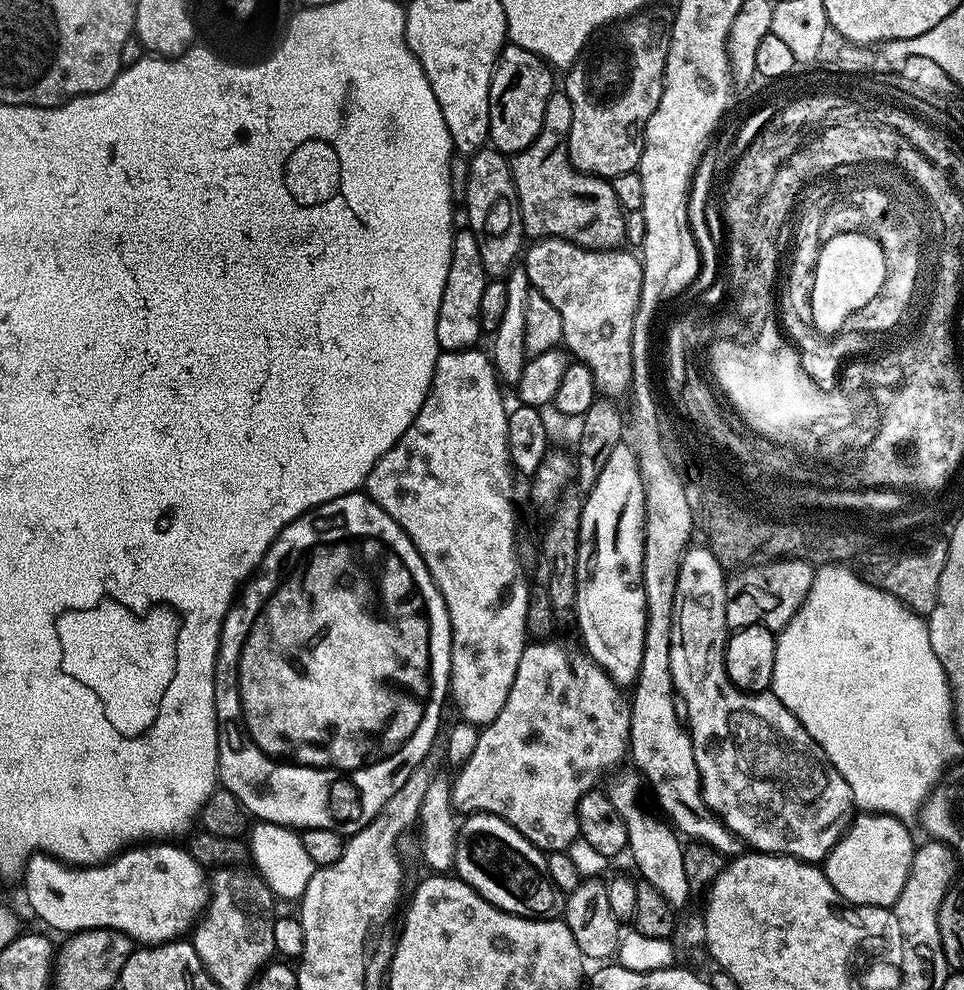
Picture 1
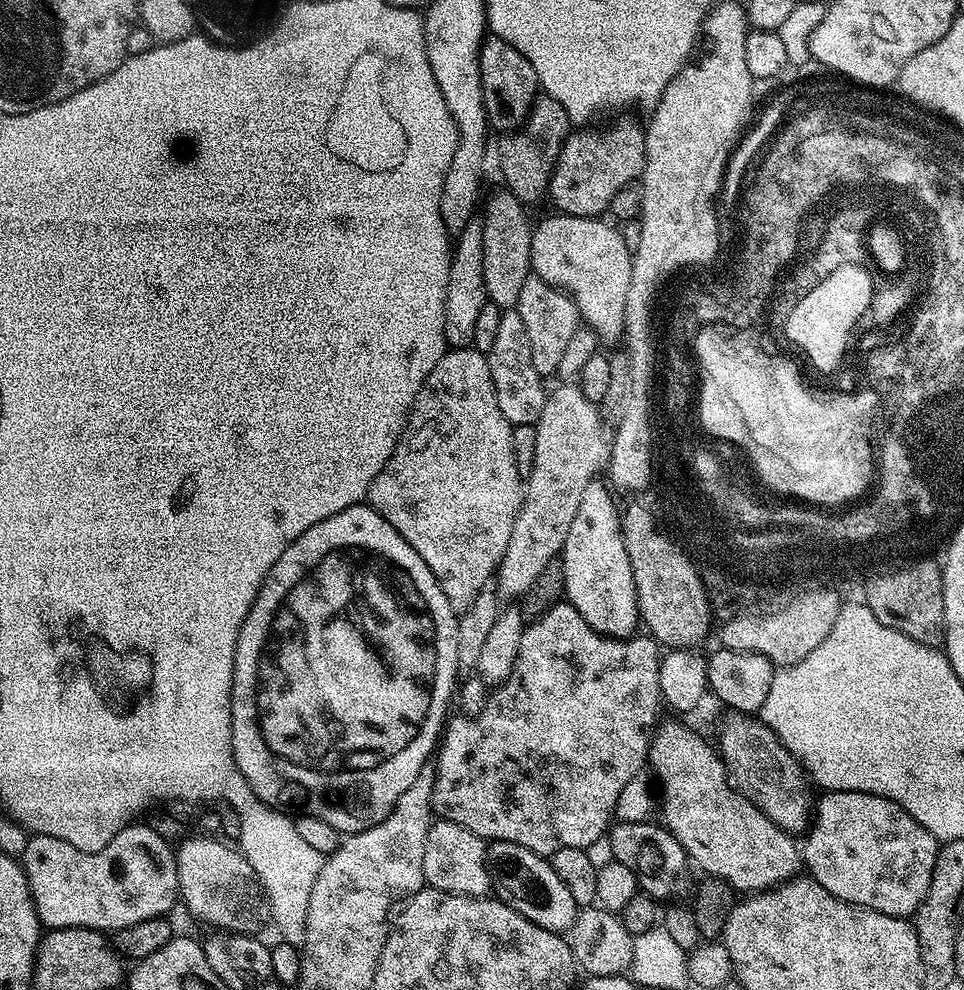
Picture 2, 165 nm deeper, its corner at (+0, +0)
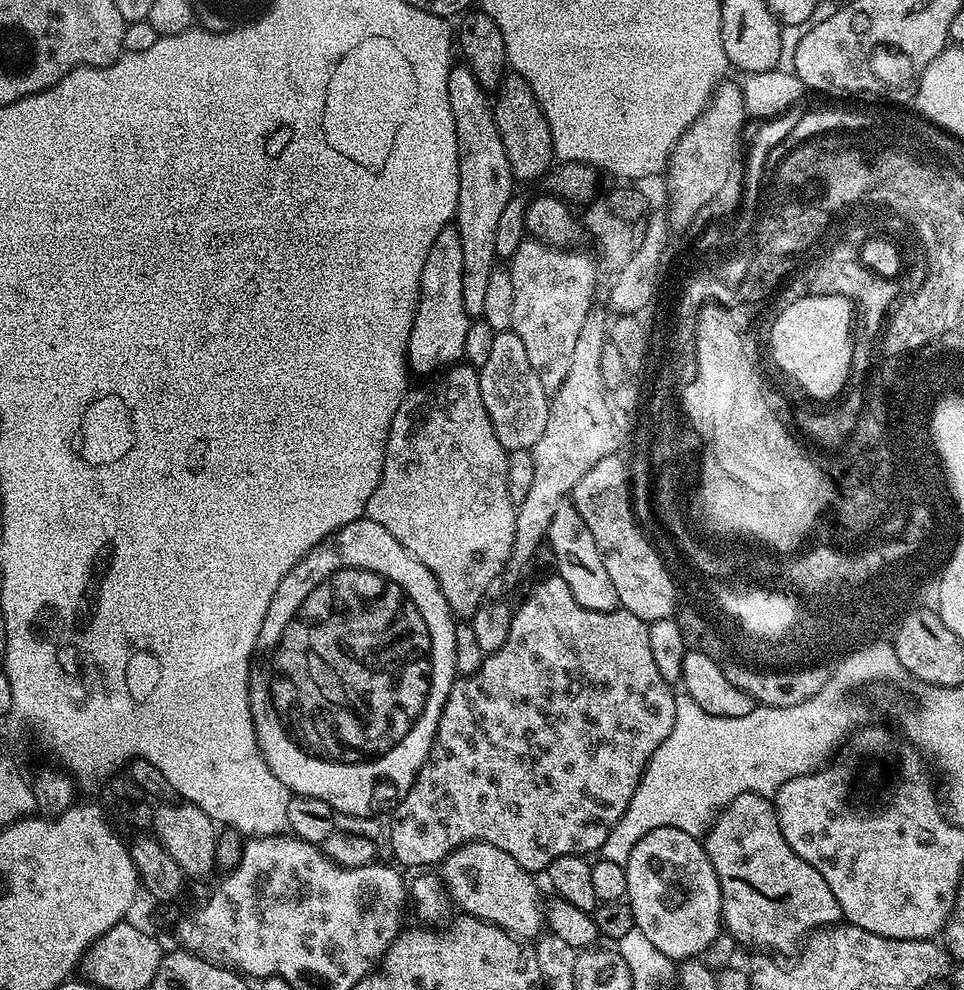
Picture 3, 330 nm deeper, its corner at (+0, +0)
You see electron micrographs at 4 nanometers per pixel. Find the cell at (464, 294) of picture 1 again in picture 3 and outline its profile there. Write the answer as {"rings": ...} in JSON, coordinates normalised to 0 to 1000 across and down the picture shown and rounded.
{"rings":[[[477,63],[465,72],[463,91],[467,91],[467,111],[471,115],[477,157],[477,187],[471,228],[479,240],[479,309],[487,321],[501,320],[500,308],[508,290],[508,277],[517,269],[512,240],[521,212],[533,200],[533,179],[525,164],[525,147],[517,135],[510,114],[512,105],[507,90],[492,79],[485,66]]]}

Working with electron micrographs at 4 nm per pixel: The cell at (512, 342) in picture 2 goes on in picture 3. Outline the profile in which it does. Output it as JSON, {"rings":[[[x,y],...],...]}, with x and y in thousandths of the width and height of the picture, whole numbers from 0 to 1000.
{"rings":[[[533,334],[517,335],[510,346],[505,365],[496,373],[498,393],[500,394],[500,410],[504,410],[504,418],[512,430],[512,438],[517,438],[517,446],[521,446],[523,454],[529,457],[546,457],[556,449],[558,442],[566,435],[566,422],[571,398],[558,386],[558,378],[550,370],[550,362],[541,349],[541,341]]]}

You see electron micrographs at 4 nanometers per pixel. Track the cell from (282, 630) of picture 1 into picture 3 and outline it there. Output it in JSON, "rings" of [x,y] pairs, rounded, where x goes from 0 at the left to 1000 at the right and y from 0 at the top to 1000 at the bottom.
{"rings":[[[374,523],[330,547],[330,552],[326,552],[326,556],[322,556],[322,560],[310,566],[305,576],[301,576],[301,580],[288,588],[288,596],[284,596],[284,604],[280,604],[280,612],[272,624],[272,636],[268,636],[268,665],[262,666],[259,673],[259,725],[268,745],[268,758],[276,774],[280,774],[280,782],[284,782],[284,786],[288,786],[288,790],[293,790],[303,804],[334,806],[334,810],[342,813],[349,821],[393,825],[394,820],[401,821],[410,816],[425,794],[429,794],[429,786],[446,762],[446,754],[452,747],[459,713],[467,701],[469,690],[475,685],[472,675],[473,631],[474,627],[450,580],[446,580],[446,576],[442,576],[442,572],[438,572],[429,560],[421,557],[409,539],[392,531],[392,527]]]}

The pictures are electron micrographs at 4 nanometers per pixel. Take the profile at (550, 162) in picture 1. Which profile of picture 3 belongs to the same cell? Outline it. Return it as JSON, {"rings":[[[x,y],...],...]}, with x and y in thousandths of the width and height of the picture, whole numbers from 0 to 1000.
{"rings":[[[528,72],[519,88],[513,90],[510,114],[521,139],[521,147],[525,147],[525,164],[529,164],[532,179],[536,183],[567,179],[575,166],[571,127],[566,123],[566,113],[562,107],[558,107],[554,91],[550,91],[550,83],[546,83],[546,79],[536,73]]]}

